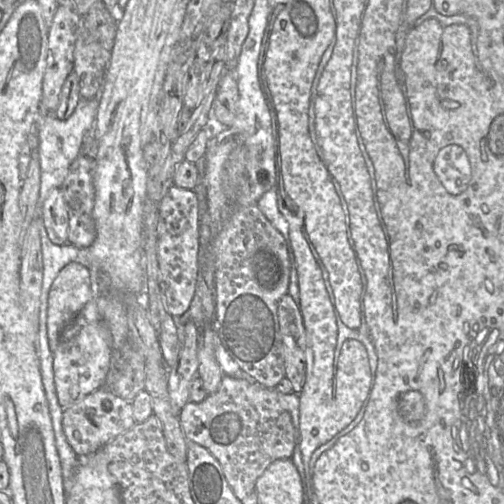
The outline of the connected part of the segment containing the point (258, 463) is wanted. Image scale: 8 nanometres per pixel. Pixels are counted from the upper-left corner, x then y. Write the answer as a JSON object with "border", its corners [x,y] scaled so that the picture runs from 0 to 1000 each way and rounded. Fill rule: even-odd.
{"border":[[[444,746],[431,774],[397,798],[373,798],[355,833],[371,875],[409,889],[437,919],[460,974],[482,992],[506,976],[510,950],[548,913],[575,909],[591,857],[575,817],[562,810],[554,778],[514,760]]]}

